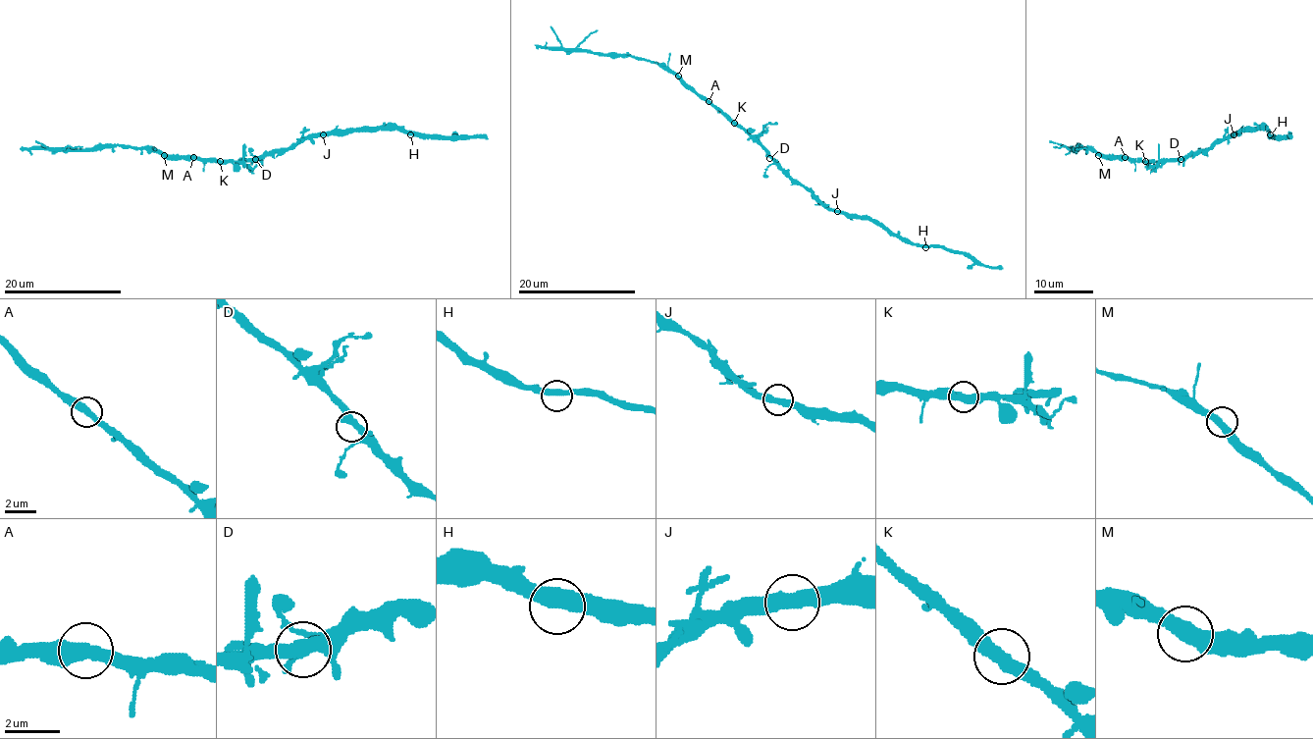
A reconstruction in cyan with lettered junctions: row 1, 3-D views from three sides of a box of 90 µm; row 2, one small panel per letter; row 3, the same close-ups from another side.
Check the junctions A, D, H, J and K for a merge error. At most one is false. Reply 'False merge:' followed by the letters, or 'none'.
False merge: none

